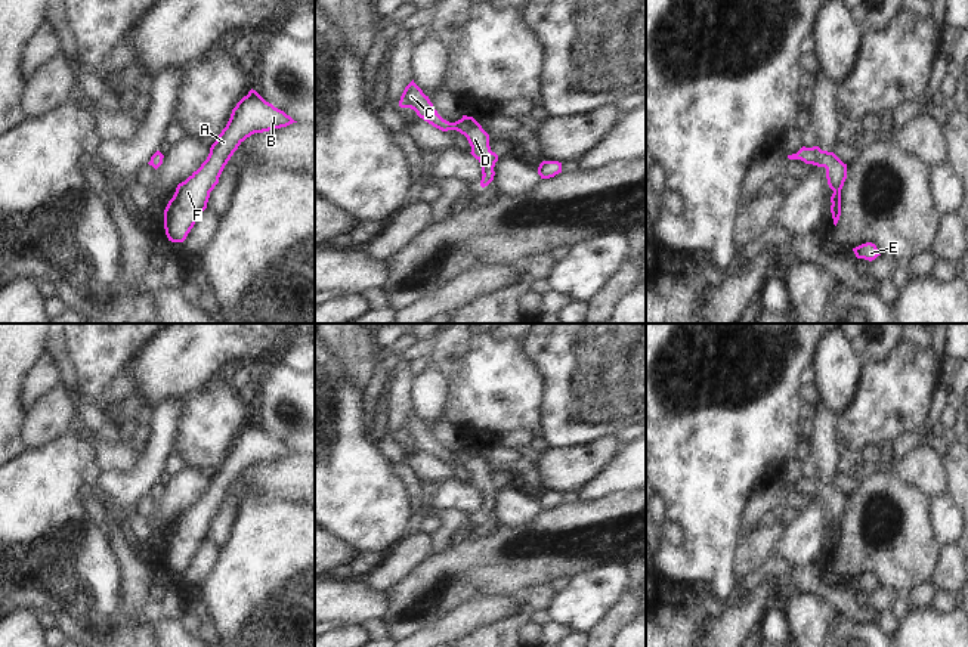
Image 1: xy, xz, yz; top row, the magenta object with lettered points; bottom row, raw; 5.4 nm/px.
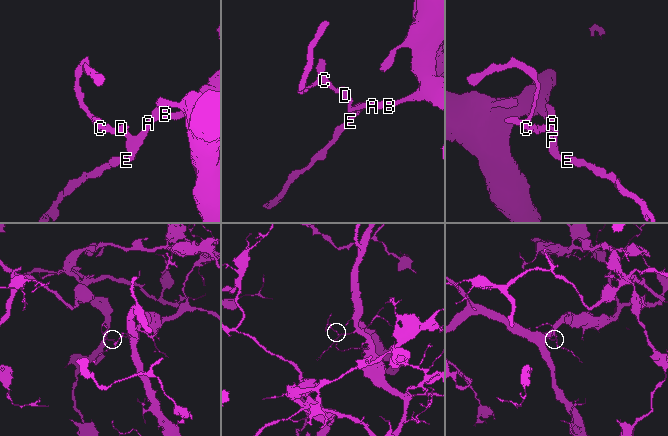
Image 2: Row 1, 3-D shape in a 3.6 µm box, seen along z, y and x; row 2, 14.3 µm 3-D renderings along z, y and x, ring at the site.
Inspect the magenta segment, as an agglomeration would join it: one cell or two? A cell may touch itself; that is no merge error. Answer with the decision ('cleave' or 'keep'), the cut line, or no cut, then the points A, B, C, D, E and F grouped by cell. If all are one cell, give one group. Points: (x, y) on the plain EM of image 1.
keep; no cut; A B C D E F

